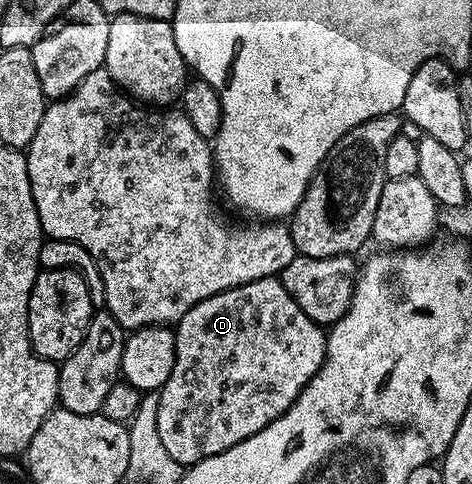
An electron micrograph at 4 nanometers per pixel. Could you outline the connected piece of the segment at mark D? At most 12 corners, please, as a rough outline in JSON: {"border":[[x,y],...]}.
{"border":[[279,278],[175,324],[158,437],[181,465],[254,437],[328,336]]}

